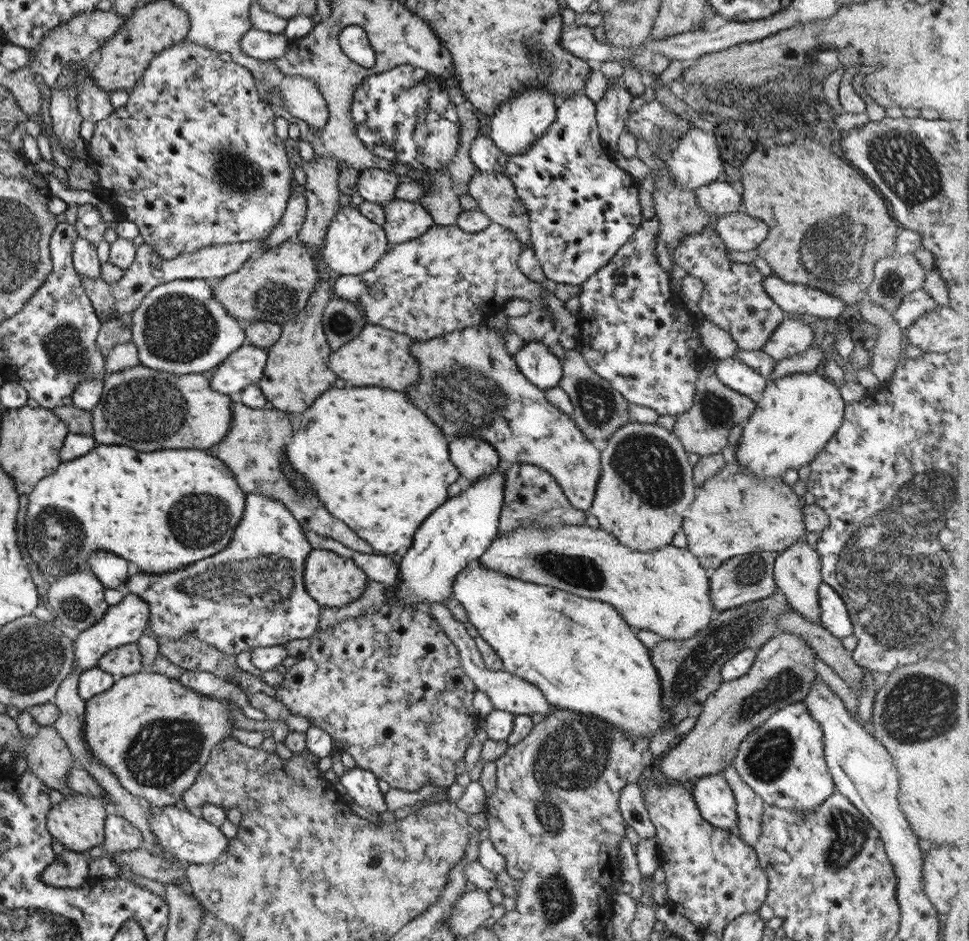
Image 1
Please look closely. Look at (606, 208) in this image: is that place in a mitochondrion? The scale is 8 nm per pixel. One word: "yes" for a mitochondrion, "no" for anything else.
no

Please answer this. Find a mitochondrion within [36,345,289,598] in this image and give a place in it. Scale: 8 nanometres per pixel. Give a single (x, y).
(146, 410)

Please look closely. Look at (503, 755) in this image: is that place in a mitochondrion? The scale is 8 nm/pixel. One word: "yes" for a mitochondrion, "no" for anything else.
no

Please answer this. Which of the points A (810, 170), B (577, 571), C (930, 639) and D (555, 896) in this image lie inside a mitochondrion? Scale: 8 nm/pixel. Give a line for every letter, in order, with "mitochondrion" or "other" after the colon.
A: other
B: mitochondrion
C: mitochondrion
D: mitochondrion

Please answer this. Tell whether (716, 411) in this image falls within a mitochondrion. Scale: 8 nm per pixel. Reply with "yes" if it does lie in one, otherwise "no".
yes

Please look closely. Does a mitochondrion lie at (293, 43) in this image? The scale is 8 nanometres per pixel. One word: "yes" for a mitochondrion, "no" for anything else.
no

